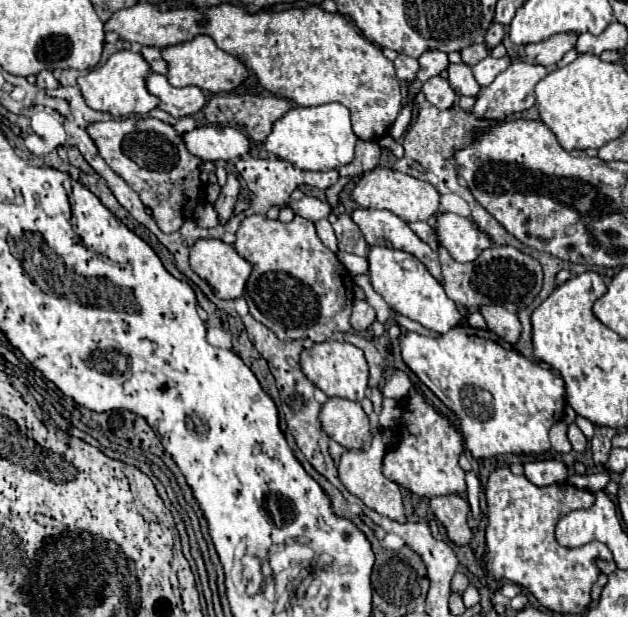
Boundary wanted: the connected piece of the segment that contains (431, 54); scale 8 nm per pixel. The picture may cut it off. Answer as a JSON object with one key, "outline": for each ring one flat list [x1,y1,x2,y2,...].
{"outline":[[426,51,420,55,418,61,420,61,420,71,418,71,416,81,412,83,412,91,418,91,424,81,442,73,448,67,448,55,442,51]]}

